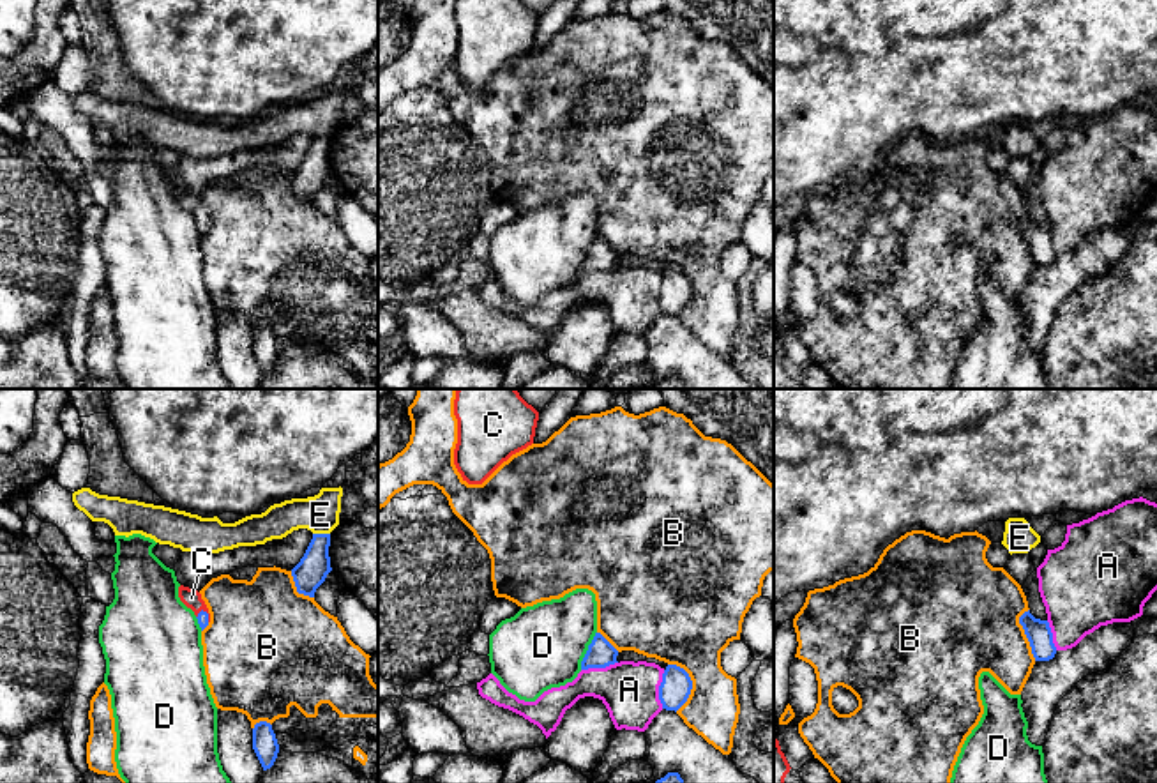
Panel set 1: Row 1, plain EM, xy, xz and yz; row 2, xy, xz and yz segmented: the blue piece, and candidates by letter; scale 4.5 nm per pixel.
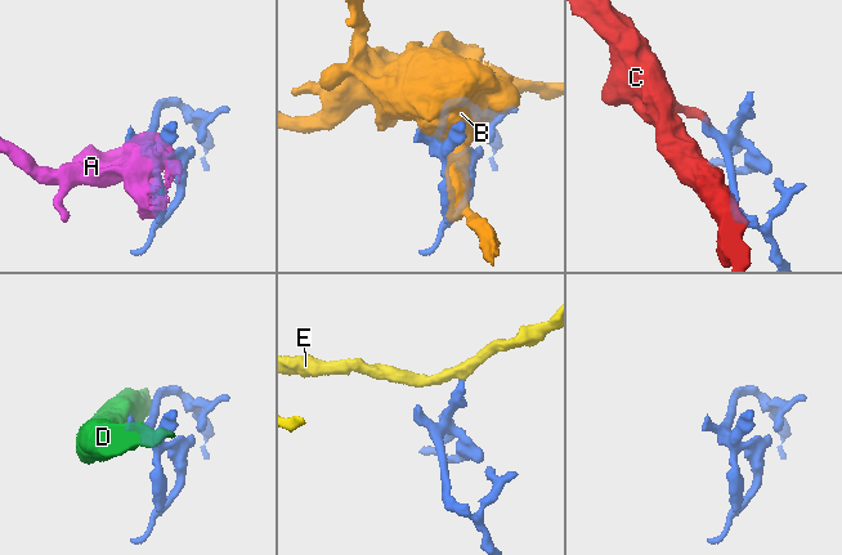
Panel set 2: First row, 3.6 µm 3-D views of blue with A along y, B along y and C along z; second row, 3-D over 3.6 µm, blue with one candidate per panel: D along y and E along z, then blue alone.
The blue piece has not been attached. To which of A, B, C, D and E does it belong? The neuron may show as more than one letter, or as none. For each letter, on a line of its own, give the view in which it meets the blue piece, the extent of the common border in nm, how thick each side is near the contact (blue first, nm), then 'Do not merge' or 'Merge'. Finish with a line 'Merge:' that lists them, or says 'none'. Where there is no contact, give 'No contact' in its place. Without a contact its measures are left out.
A: Touches blue in xz. Shared border 180 nm. Thickness 140 nm (blue) against 260 nm. Do not merge
B: Touches blue in xz. Shared border 220 nm. Thickness 140 nm (blue) against 360 nm. Do not merge
C: Touches blue in xy. Shared border 70 nm. Thickness 50 nm (blue) against 90 nm. Merge
D: Touches blue in xz. Shared border 190 nm. Thickness 120 nm (blue) against 380 nm. Do not merge
E: Touches blue in xy. Shared border 80 nm. Thickness 150 nm (blue) against 170 nm. Do not merge
Merge: C

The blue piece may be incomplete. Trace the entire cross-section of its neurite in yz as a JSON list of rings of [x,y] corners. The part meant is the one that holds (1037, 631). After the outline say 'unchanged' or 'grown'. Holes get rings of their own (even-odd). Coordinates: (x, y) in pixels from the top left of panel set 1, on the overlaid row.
[[[1030,610],[1019,617],[1019,624],[1030,642],[1035,661],[1049,661],[1056,654],[1053,633],[1047,620],[1035,619]]] | unchanged

